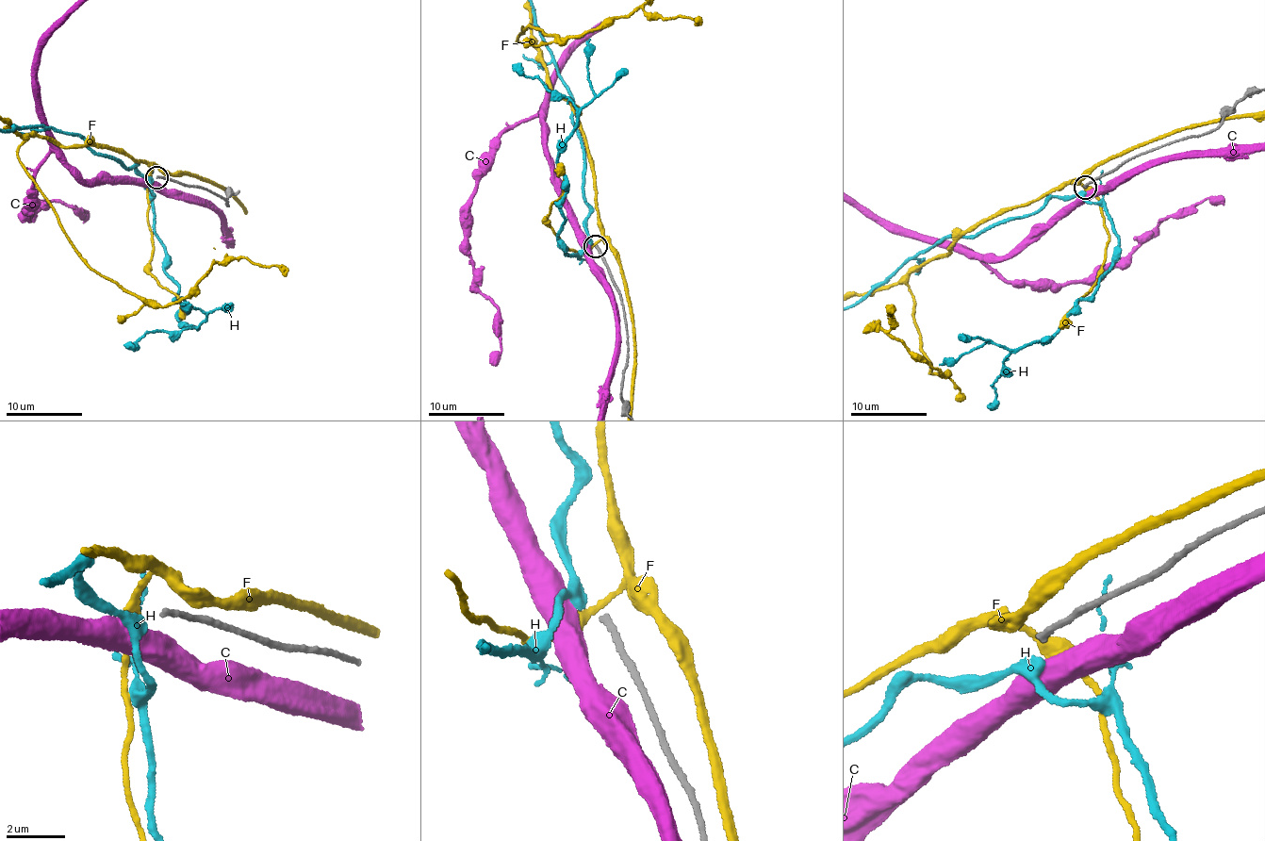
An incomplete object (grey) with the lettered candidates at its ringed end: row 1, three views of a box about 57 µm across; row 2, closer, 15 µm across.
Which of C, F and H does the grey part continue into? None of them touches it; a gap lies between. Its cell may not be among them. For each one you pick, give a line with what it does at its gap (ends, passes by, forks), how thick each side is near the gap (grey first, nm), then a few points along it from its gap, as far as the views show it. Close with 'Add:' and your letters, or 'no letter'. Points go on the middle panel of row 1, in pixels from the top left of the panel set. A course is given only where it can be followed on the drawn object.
H: it passes by; calibres 180 and 340 nm
Add: H

